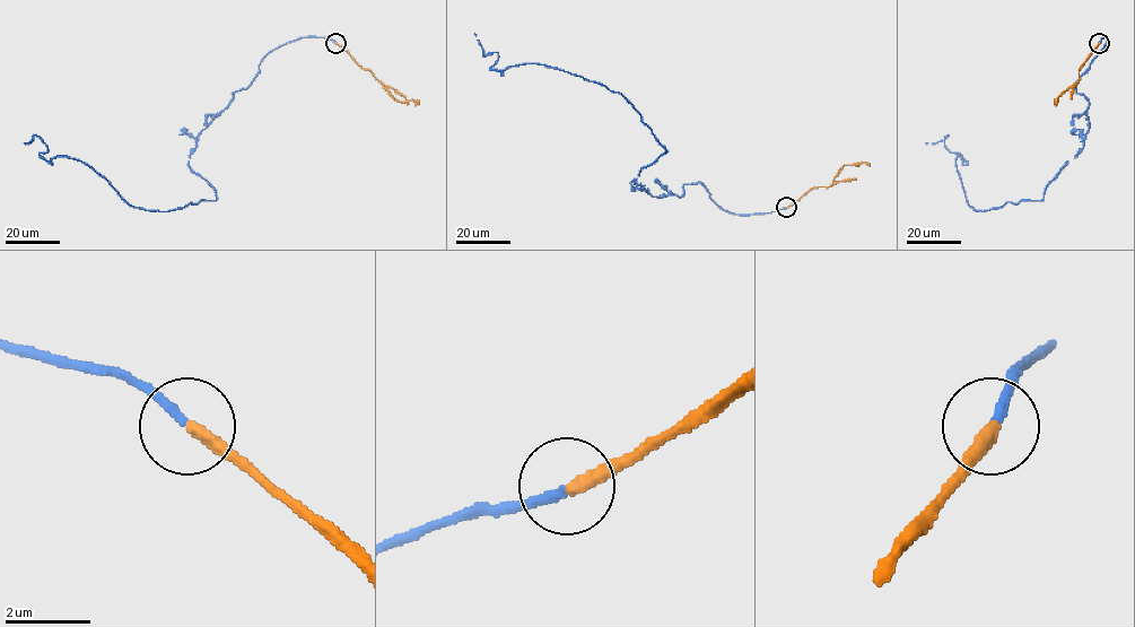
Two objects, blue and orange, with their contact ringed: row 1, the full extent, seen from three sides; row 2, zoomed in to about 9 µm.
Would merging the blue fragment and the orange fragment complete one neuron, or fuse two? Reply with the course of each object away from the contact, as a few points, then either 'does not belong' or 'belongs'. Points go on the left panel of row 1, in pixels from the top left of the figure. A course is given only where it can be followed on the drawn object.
course blue (335, 42), (279, 45), (202, 131), (189, 167), (215, 201), (136, 208), (24, 142); course orange (335, 43), (363, 68), (368, 69), (394, 97), (403, 103), (419, 101); belongs

